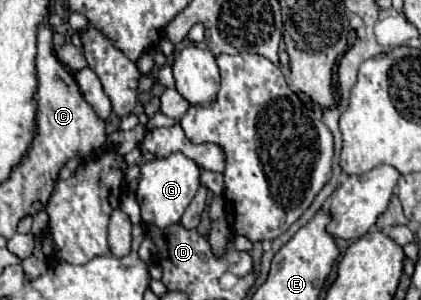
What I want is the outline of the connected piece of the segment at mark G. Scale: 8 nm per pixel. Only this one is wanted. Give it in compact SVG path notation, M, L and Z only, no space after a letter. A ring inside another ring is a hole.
M180 152L170 154L168 158L156 158L152 154L144 154L140 172L142 172L142 178L138 182L136 200L142 210L142 220L154 222L160 228L180 222L184 210L194 200L196 190L200 188L200 168L196 166L196 162L182 156Z

